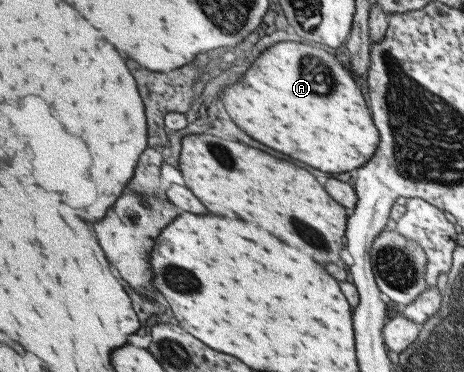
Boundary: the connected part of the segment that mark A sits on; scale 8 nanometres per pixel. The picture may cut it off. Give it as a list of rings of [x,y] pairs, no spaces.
[[[303,40],[278,42],[266,50],[246,72],[244,80],[226,90],[226,108],[234,118],[232,121],[254,140],[294,156],[322,172],[340,174],[362,168],[376,154],[381,143],[380,132],[374,126],[368,102],[352,78],[352,72],[344,68],[334,54],[308,44],[312,43]]]

